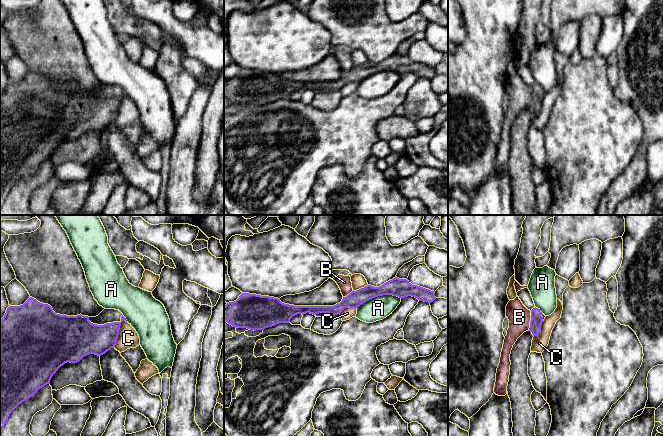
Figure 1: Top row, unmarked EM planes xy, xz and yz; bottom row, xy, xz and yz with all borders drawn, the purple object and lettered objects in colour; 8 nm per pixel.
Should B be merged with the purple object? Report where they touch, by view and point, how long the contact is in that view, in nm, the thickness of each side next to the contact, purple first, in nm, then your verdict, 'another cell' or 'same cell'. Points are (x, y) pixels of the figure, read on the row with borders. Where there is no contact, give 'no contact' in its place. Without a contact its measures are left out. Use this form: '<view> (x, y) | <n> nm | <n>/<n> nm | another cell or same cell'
yz (531, 320) | 150 nm | 100/180 nm | another cell

